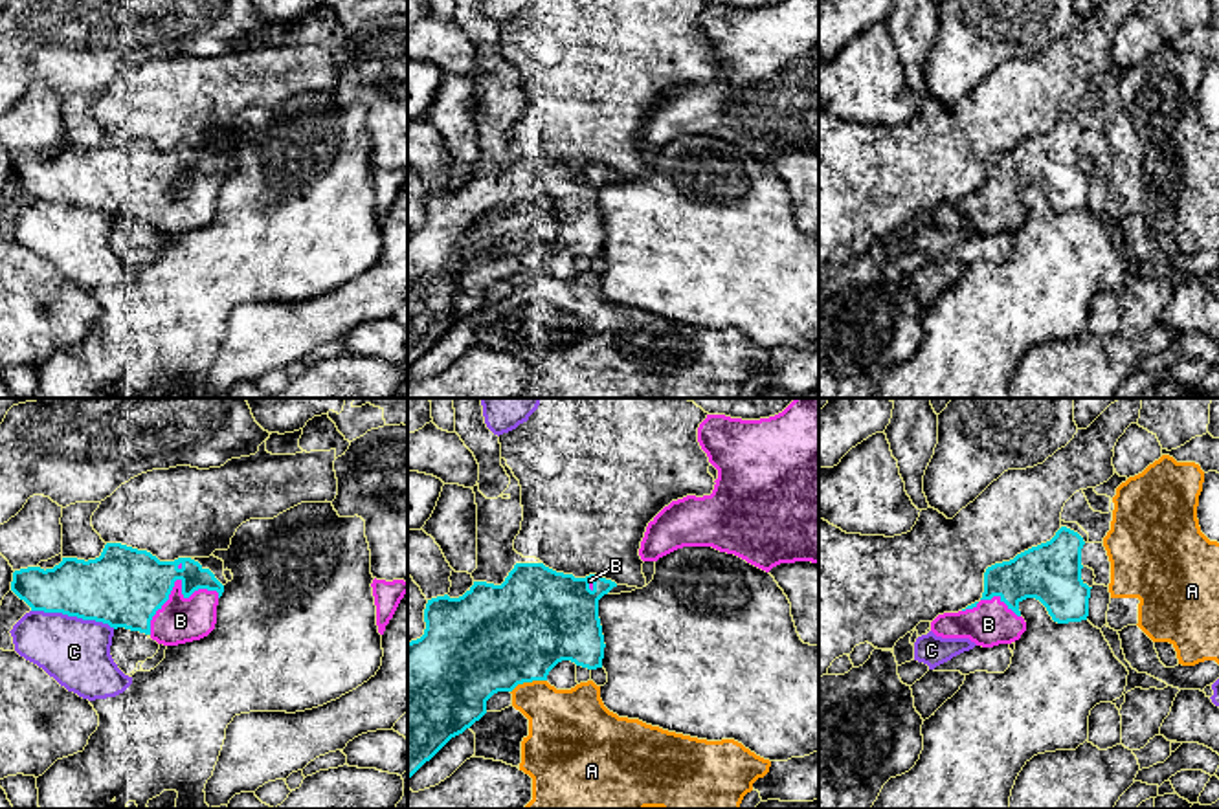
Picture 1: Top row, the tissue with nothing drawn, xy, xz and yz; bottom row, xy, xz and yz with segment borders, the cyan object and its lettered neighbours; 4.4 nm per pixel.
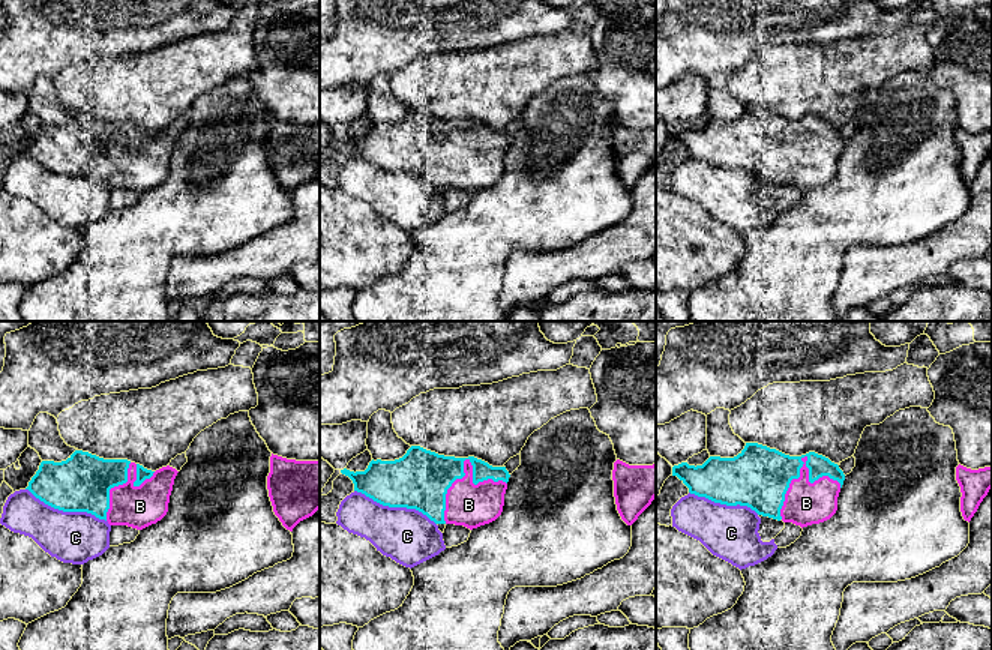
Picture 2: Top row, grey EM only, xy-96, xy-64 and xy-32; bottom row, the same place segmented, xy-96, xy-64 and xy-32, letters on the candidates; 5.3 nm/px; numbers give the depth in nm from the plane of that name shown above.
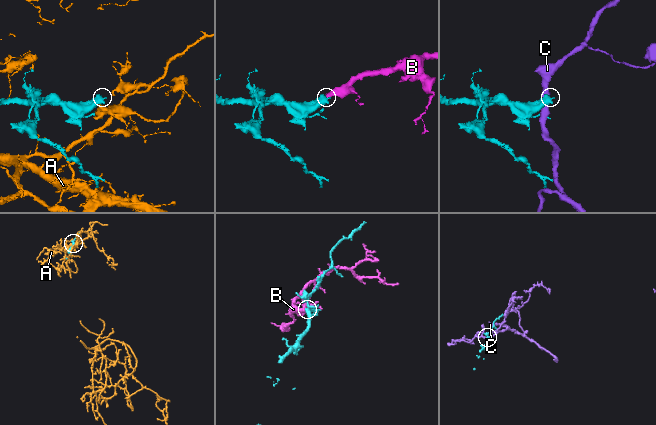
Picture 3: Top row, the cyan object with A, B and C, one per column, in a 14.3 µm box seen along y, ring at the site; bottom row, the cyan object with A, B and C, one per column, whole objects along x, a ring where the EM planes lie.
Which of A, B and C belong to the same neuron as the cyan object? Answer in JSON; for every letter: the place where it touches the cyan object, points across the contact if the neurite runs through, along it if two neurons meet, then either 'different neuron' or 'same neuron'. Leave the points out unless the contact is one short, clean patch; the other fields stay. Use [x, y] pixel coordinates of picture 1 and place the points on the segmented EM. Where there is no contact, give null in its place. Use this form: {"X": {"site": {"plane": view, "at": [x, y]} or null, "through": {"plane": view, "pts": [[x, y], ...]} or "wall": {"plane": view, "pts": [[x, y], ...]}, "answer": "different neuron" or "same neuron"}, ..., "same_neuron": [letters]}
{"A": {"site": {"plane": "xz", "at": [527, 681]}, "answer": "different neuron"}, "B": {"site": {"plane": "xy", "at": [175, 580]}, "answer": "same neuron"}, "C": {"site": {"plane": "xy", "at": [74, 615]}, "answer": "different neuron"}, "same_neuron": ["B"]}

